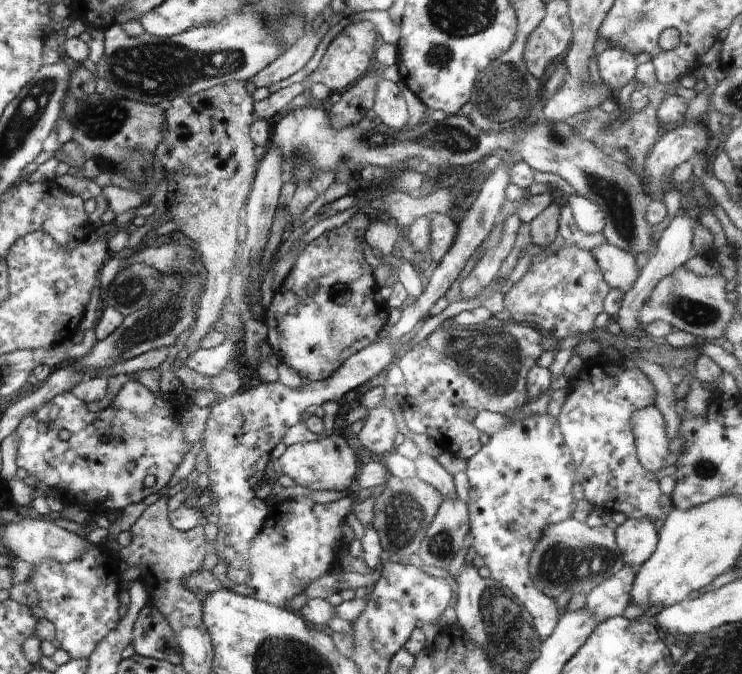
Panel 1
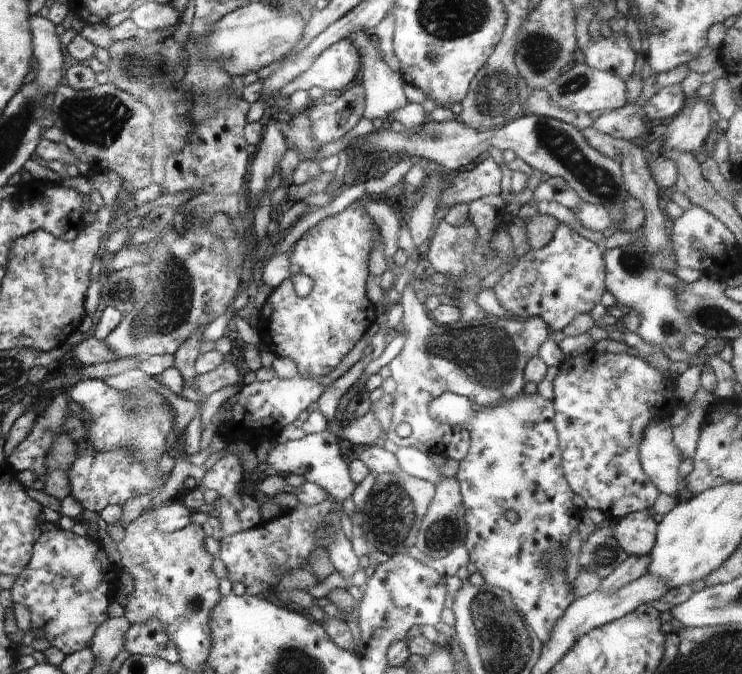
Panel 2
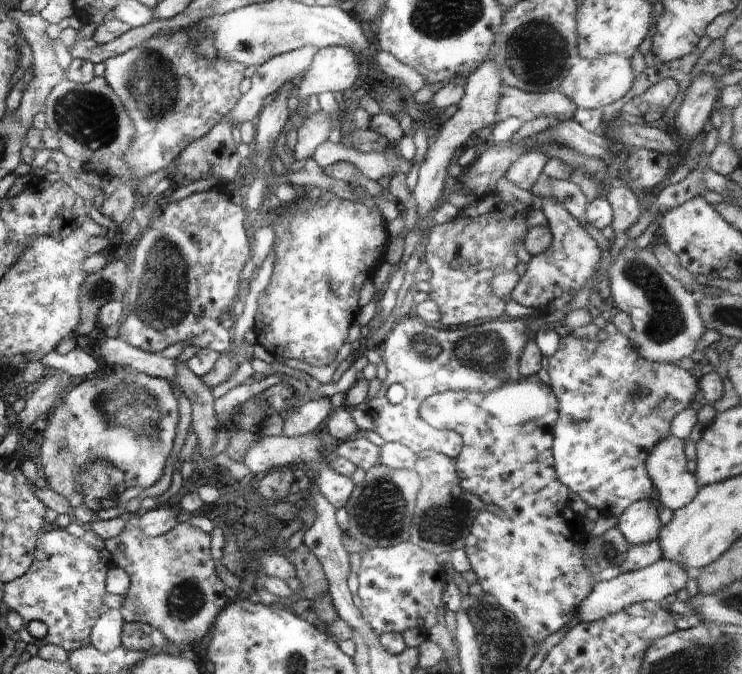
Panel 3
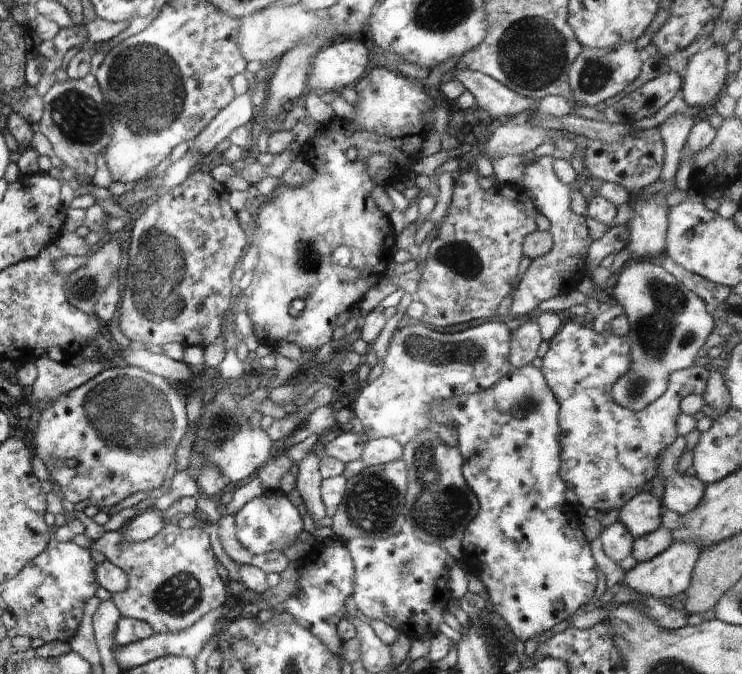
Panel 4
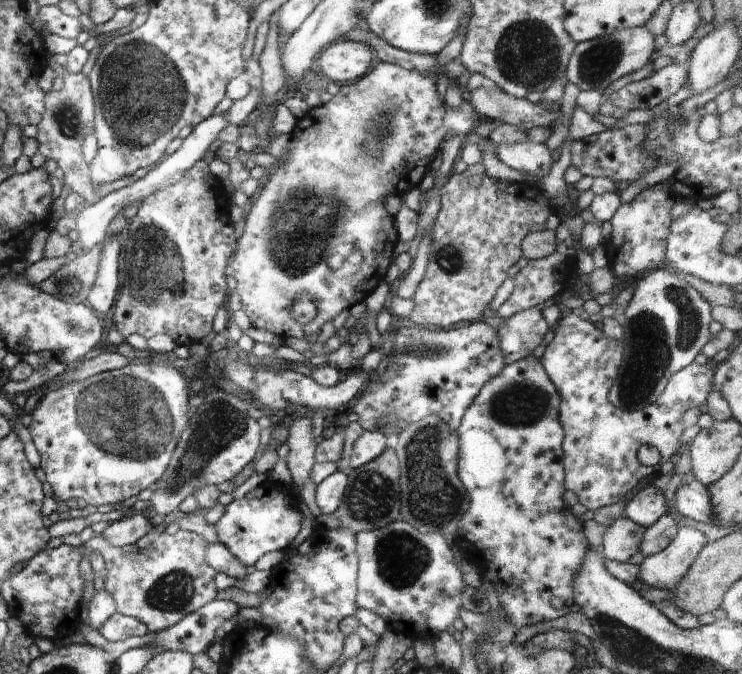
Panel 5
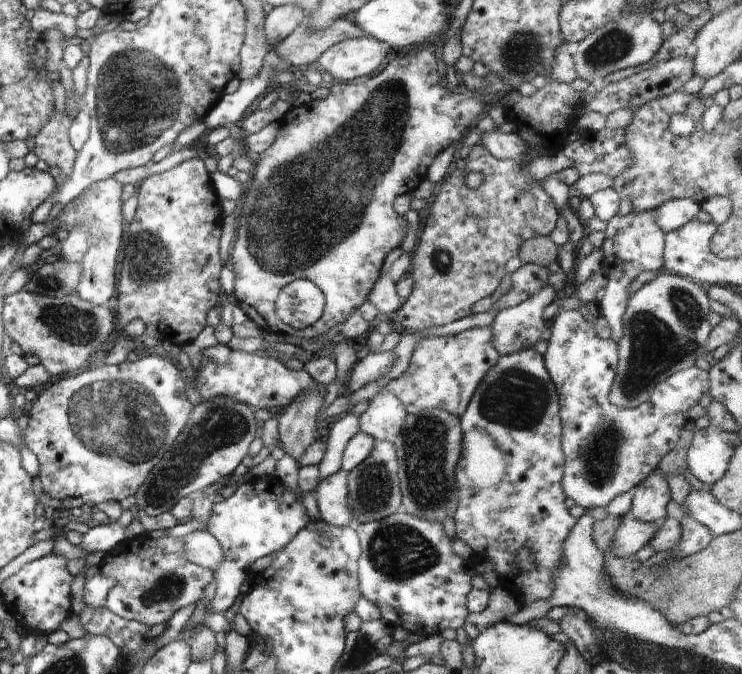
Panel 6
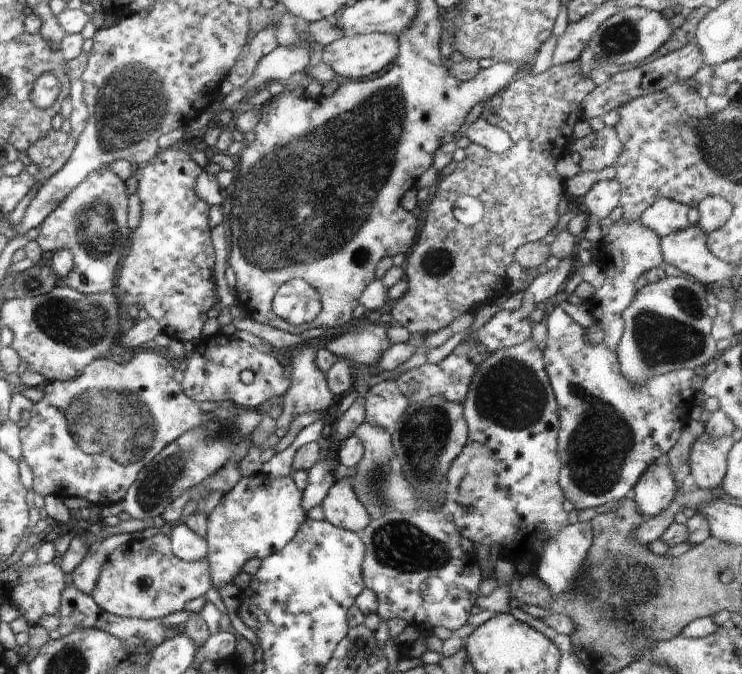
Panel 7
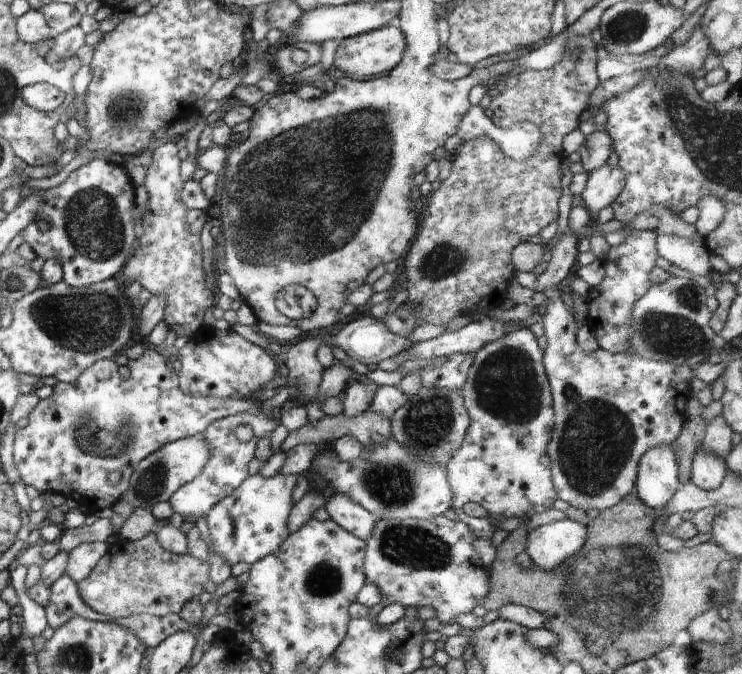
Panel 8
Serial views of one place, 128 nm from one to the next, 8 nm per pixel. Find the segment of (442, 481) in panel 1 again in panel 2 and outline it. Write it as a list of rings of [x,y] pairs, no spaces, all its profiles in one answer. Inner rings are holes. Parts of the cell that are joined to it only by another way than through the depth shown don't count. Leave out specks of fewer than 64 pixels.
[[[400,447],[394,456],[398,460],[398,466],[410,476],[434,484],[438,484],[444,478],[440,468],[434,466],[434,462],[430,460],[430,454],[421,447]]]

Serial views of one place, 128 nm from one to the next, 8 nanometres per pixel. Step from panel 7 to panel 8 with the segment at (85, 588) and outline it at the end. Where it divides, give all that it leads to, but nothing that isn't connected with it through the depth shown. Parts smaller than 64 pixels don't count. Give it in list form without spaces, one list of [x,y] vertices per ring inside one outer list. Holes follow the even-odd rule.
[[[84,542],[70,550],[67,554],[67,566],[65,574],[72,578],[76,584],[85,580],[98,560],[105,556],[108,551],[109,544],[106,542]]]

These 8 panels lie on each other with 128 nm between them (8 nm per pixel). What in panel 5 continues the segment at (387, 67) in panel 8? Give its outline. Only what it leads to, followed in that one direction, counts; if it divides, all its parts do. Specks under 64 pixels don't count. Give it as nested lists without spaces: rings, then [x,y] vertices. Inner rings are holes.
[[[337,40],[324,49],[318,64],[325,81],[336,84],[354,83],[368,75],[373,63],[370,47],[350,40]],[[358,78],[358,79],[357,79]]]

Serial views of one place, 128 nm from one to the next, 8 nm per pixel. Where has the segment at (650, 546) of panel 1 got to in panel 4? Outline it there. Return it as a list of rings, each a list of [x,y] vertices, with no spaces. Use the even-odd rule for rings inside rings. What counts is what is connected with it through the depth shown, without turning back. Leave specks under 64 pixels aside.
[[[641,491],[620,509],[619,522],[632,537],[655,532],[662,525],[662,498],[651,491]]]

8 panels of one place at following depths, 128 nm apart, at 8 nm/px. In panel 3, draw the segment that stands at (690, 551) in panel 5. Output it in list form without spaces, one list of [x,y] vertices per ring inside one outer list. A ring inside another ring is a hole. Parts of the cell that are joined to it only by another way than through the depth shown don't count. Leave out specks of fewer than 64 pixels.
[[[662,558],[648,567],[620,573],[619,576],[612,578],[612,580],[596,583],[592,593],[577,609],[577,616],[582,623],[593,623],[606,618],[610,614],[618,613],[633,603],[642,604],[645,601],[659,603],[670,594],[676,596],[679,590],[686,589],[688,579],[689,576],[685,567]]]

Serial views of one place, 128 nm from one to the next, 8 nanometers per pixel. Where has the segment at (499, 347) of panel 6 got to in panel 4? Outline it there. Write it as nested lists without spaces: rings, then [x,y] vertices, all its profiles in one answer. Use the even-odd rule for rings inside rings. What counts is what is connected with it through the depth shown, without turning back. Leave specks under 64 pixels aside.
[[[533,317],[526,318],[524,324],[511,332],[510,341],[509,362],[513,369],[531,364],[543,342],[538,324]]]

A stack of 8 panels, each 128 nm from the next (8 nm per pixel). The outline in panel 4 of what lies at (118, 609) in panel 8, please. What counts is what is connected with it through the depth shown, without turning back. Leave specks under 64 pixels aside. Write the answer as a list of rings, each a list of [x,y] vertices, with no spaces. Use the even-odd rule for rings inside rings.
[[[171,521],[145,542],[130,543],[121,530],[106,532],[94,541],[92,549],[104,554],[127,575],[128,587],[112,593],[111,600],[120,615],[146,622],[154,633],[166,633],[189,628],[226,602],[228,583],[218,575],[217,558],[210,543],[208,530],[184,530]]]

